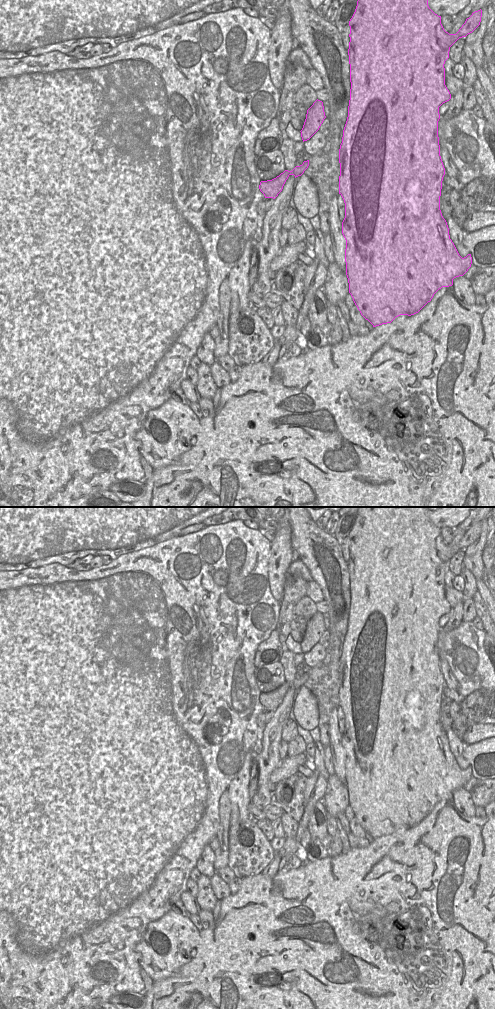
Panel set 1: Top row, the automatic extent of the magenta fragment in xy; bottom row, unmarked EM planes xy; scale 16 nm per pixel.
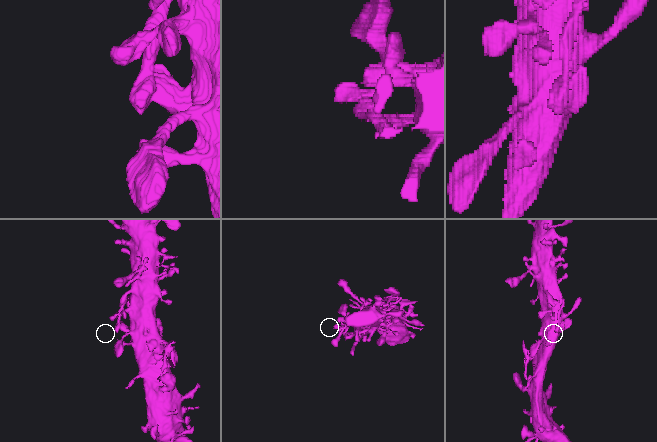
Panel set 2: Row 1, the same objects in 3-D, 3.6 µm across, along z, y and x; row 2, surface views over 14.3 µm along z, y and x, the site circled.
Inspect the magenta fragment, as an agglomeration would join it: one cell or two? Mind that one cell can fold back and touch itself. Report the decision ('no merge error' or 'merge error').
no merge error

